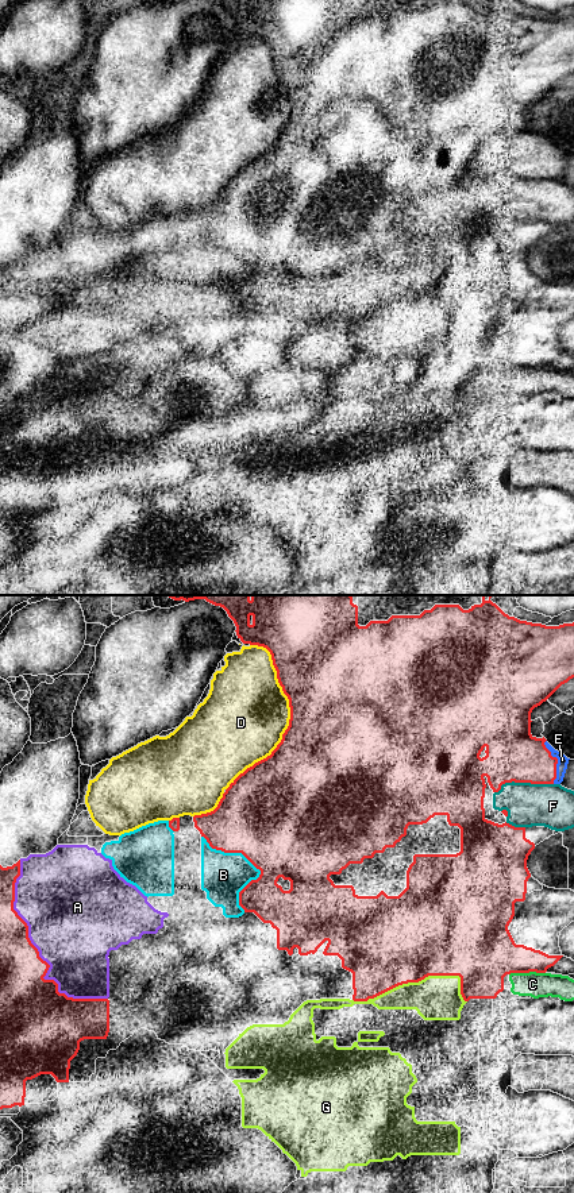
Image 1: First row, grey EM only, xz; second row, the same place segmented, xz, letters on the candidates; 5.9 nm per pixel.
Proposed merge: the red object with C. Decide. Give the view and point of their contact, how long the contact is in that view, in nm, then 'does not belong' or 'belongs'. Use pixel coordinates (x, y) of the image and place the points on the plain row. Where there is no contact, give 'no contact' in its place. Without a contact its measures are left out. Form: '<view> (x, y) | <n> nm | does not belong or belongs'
xz (527, 367) | 220 nm | does not belong

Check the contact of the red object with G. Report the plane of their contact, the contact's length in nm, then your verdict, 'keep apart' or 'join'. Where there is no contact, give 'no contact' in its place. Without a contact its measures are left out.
contact in xz; length 700 nm; keep apart

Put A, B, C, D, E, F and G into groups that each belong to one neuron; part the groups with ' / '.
A B / C G / D / E / F

